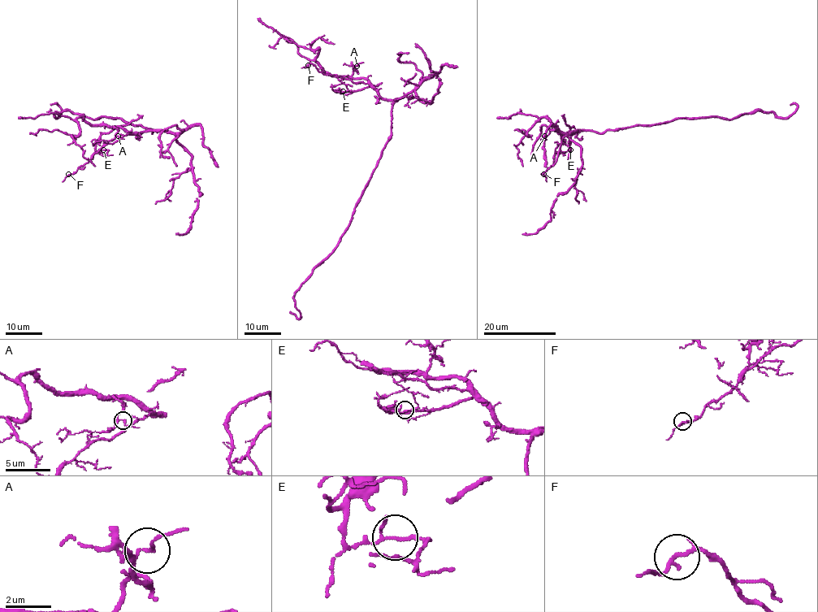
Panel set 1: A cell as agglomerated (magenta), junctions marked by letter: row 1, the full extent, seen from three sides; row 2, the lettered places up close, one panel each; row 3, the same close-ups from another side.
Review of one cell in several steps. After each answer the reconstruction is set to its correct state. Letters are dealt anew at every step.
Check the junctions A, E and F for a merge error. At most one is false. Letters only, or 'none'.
E

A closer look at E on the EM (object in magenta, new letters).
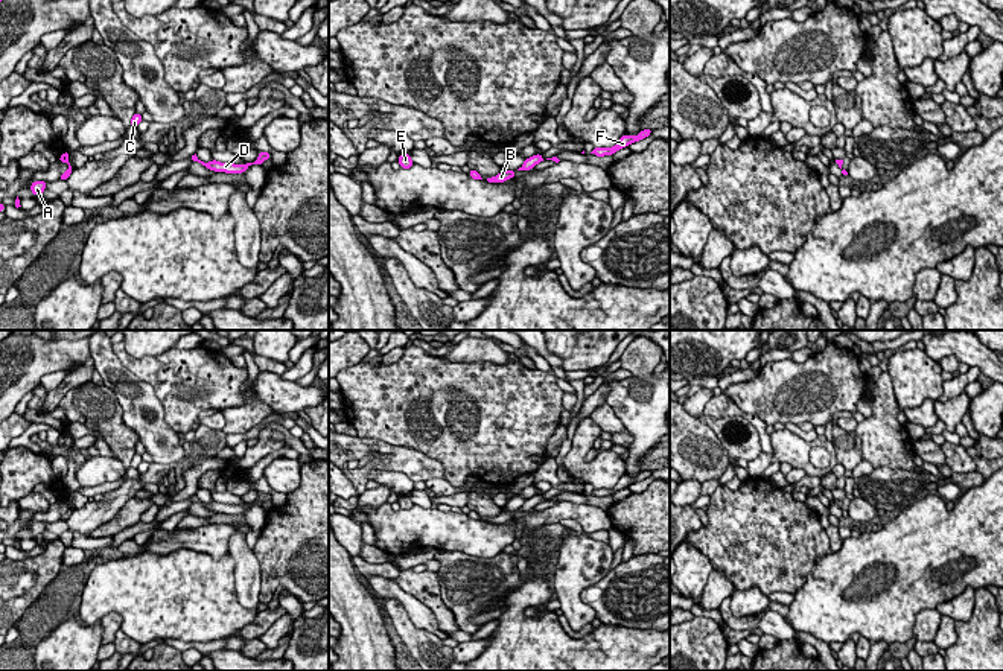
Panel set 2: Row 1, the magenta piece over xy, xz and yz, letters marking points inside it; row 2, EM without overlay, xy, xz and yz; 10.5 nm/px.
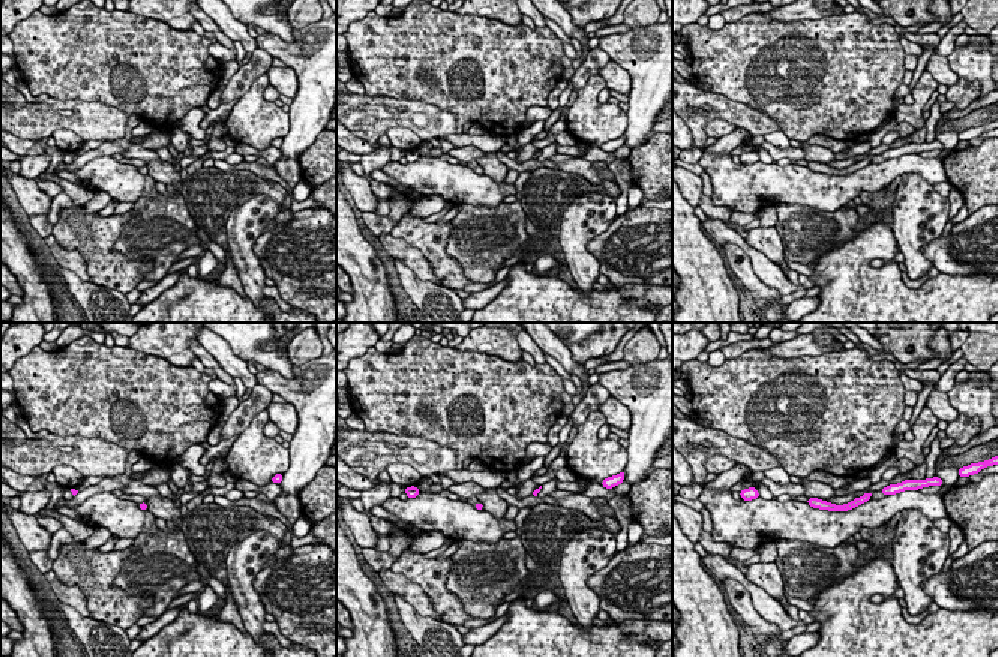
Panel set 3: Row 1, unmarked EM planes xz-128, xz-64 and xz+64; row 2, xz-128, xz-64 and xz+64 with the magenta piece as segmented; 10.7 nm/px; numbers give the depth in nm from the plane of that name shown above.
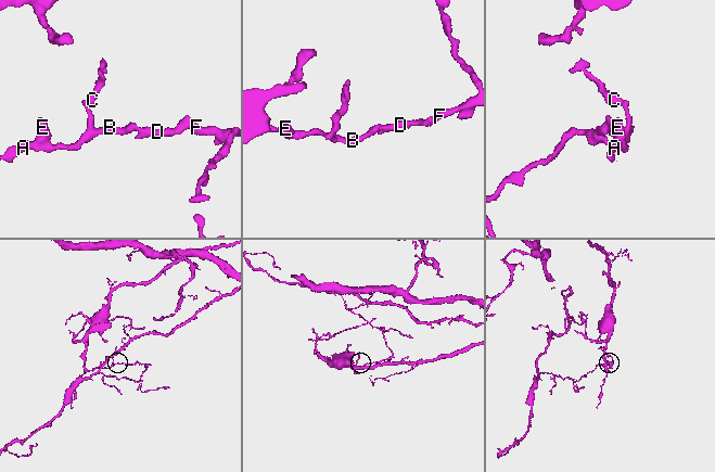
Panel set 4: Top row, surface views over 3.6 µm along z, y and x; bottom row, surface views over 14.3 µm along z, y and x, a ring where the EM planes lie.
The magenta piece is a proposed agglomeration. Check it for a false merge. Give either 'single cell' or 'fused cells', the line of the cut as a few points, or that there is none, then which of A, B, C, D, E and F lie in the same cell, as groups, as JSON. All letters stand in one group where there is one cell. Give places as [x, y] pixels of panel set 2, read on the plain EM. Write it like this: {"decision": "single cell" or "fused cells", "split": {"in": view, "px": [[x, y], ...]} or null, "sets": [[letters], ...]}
{"decision": "fused cells", "split": {"in": "xz", "px": [[536, 495], [539, 498], [538, 502]]}, "sets": [["A", "B", "C", "E"], ["D", "F"]]}

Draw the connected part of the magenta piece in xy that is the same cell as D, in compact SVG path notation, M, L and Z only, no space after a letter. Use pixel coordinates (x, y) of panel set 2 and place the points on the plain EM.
M259 491L259 499L254 504L234 505L234 504L221 504L221 502L216 502L216 501L212 501L210 504L204 504L204 502L199 501L198 504L201 504L202 507L205 507L207 510L215 511L215 513L242 514L251 505L262 507L262 502L268 501L268 499L271 499L269 493Z

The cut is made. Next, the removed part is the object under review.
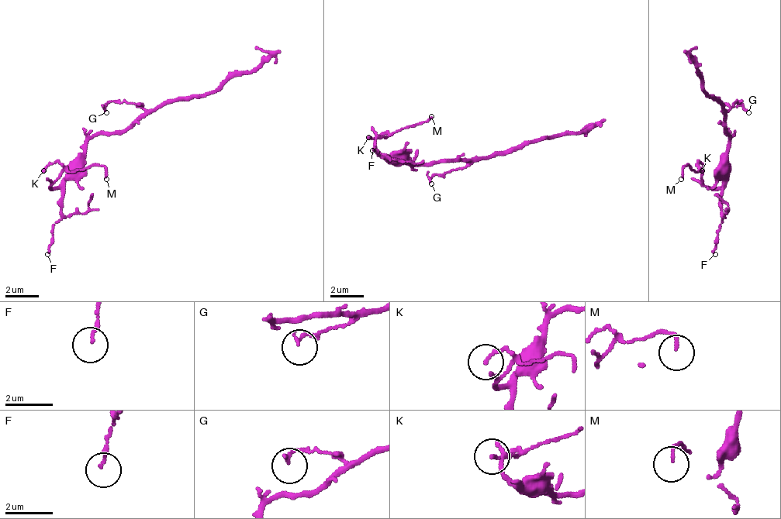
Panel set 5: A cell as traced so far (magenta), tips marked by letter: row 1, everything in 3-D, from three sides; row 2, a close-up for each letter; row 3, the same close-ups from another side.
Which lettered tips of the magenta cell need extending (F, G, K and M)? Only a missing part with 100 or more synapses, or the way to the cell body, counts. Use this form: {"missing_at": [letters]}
{"missing_at": []}

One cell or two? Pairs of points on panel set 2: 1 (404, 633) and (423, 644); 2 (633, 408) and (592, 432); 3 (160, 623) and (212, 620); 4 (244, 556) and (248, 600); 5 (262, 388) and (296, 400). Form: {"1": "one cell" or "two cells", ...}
{"1": "one cell", "2": "two cells", "3": "one cell", "4": "one cell", "5": "one cell"}

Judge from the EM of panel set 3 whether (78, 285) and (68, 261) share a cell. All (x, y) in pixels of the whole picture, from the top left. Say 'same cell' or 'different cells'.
different cells

